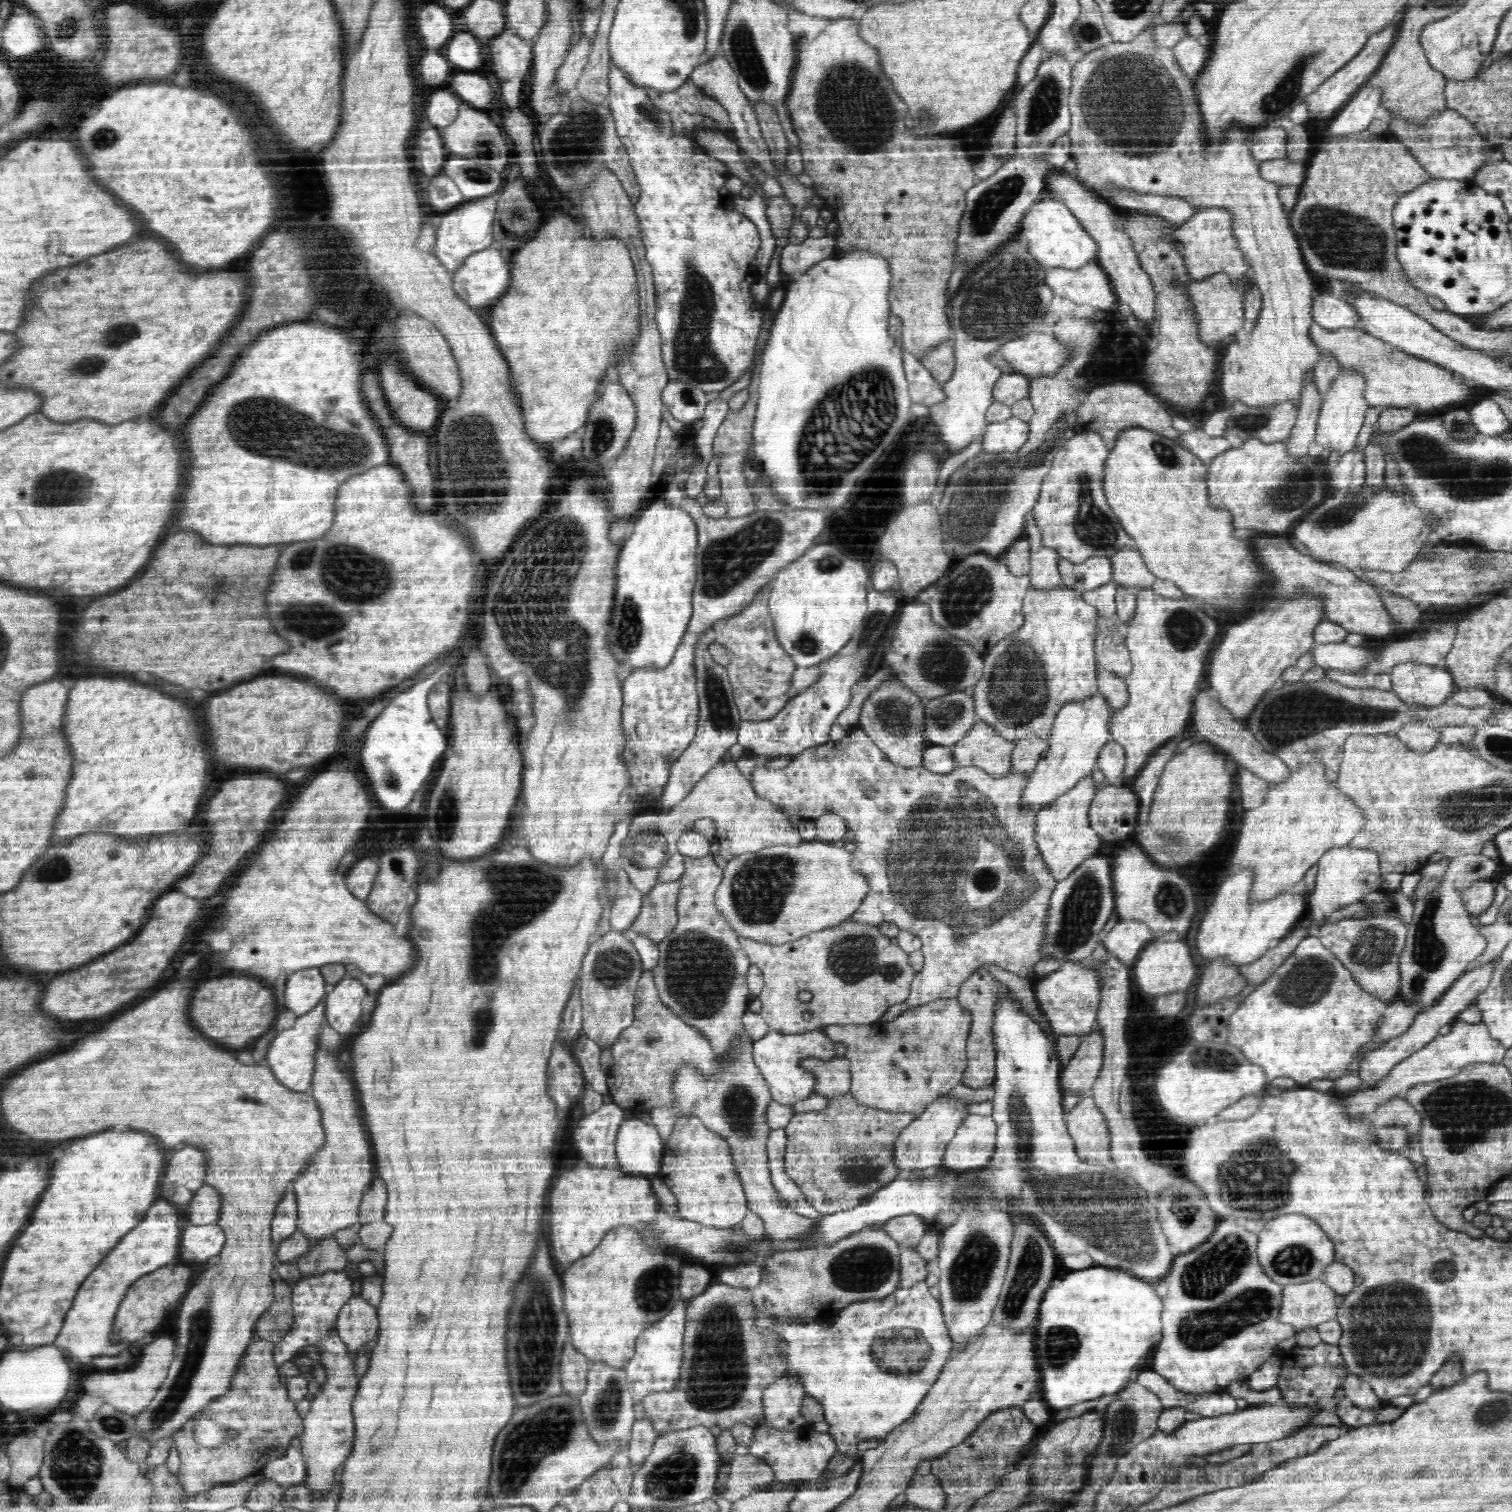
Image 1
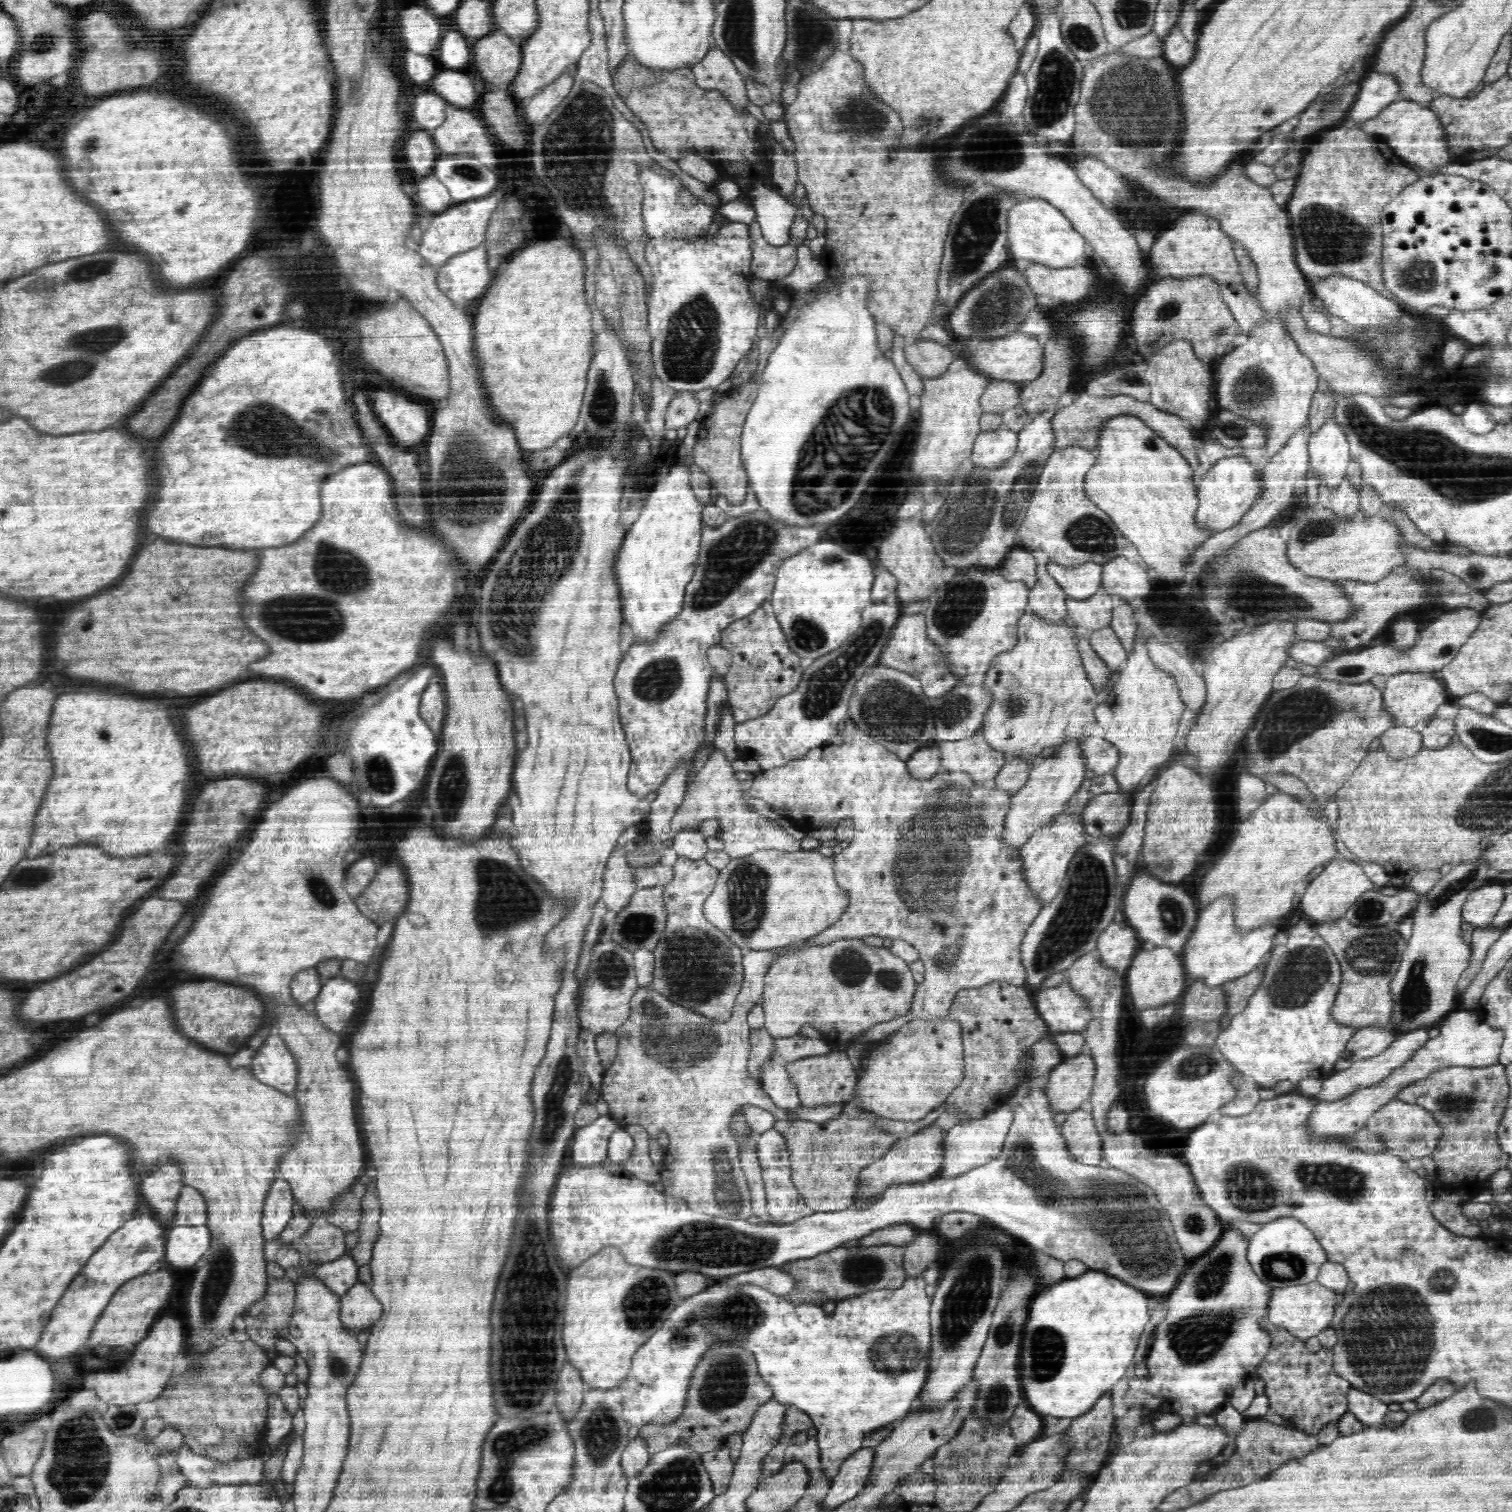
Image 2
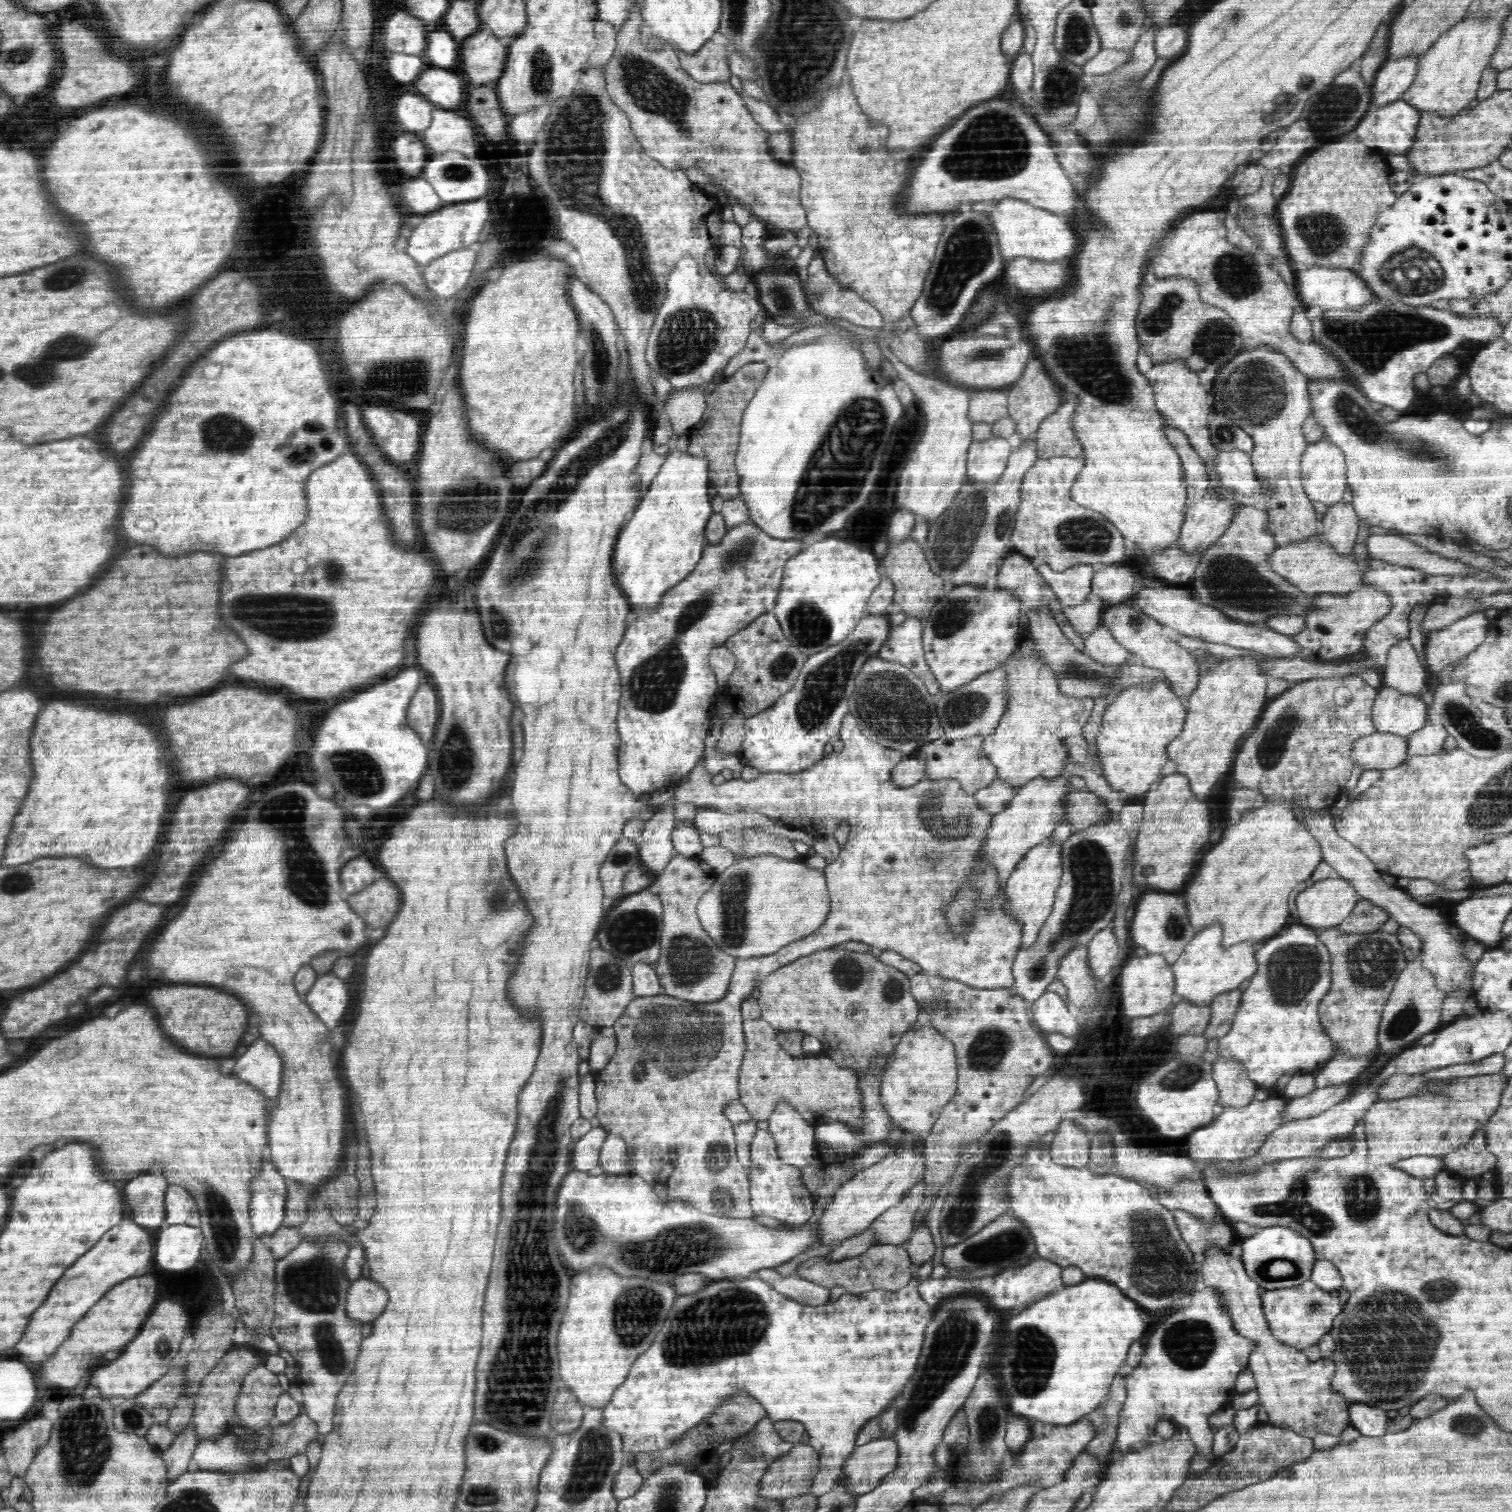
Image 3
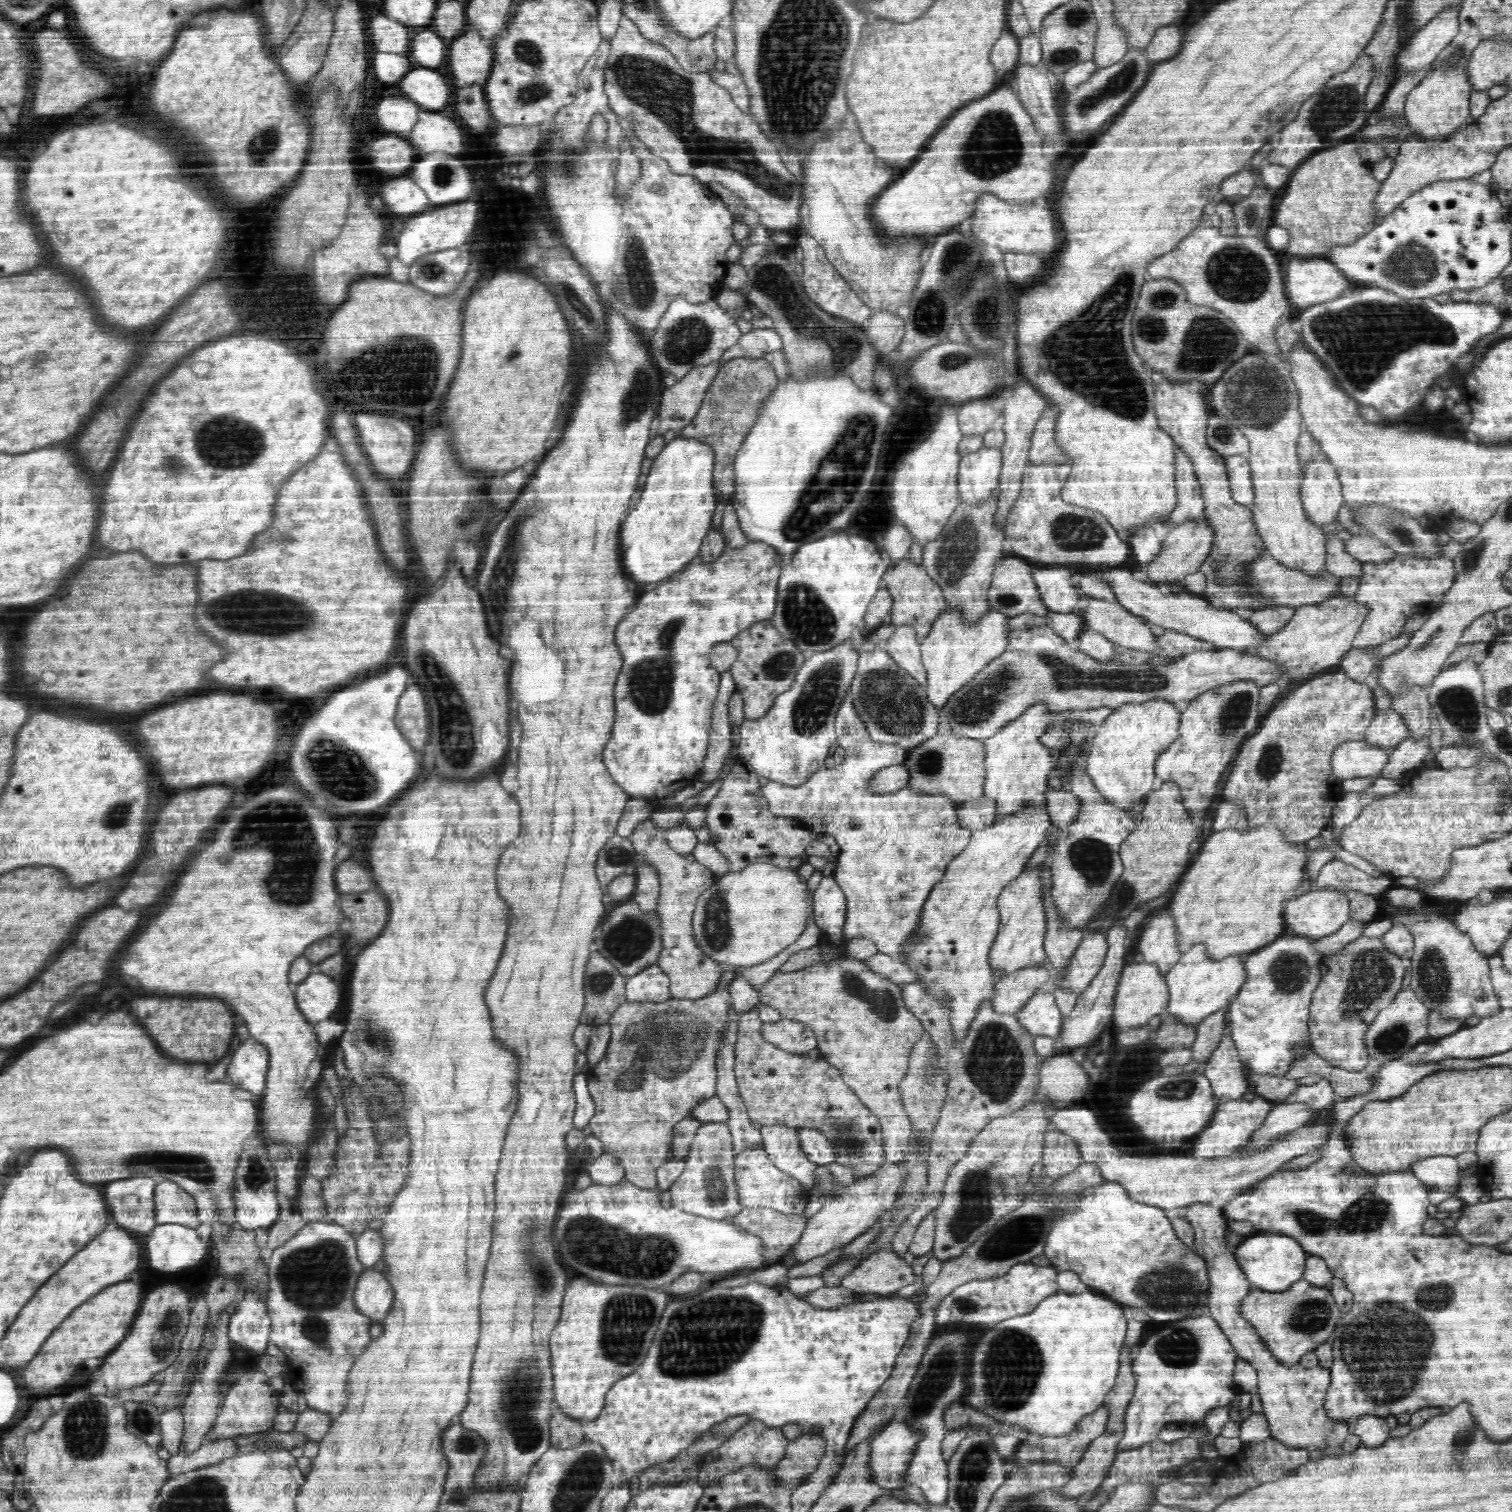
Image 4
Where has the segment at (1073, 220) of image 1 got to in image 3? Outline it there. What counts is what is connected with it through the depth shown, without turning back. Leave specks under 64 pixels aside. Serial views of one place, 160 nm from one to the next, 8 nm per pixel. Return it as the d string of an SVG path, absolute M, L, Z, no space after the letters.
M999 200L988 216L996 233L1001 255L1006 260L1022 256L1041 261L1057 261L1072 256L1078 250L1078 240L1070 230L1066 218L1062 220L1058 214L1036 208L1025 200Z

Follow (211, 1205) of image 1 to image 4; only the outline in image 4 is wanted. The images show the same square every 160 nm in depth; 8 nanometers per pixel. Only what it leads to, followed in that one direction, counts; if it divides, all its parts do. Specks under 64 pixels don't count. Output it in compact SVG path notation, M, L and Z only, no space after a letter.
M160 1181L155 1186L155 1221L158 1225L180 1224L196 1229L197 1204L179 1184Z

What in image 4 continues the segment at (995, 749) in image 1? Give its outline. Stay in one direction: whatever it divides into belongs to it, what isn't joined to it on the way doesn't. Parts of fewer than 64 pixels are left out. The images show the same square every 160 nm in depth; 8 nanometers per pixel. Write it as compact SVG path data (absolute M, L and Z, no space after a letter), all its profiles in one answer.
M954 734L934 735L907 751L904 762L910 775L907 787L924 793L943 793L956 804L980 798L986 776L984 759L985 743L982 740Z

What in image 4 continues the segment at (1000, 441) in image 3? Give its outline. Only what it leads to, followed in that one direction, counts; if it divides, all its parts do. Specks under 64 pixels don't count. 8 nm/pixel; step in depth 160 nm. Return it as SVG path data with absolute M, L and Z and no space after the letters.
M983 447L961 458L957 485L962 503L984 504L996 493L1002 459L1000 447Z

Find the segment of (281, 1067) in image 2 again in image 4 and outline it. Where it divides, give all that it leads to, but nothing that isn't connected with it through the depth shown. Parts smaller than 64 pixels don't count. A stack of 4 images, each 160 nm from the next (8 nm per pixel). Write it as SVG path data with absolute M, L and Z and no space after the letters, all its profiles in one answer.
M255 1038L244 1040L232 1054L226 1078L234 1087L262 1096L267 1082L269 1052Z

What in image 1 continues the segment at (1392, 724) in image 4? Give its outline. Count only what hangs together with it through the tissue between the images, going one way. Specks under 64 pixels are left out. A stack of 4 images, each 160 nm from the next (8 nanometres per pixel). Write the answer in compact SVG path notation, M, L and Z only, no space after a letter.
M1418 662L1396 664L1391 671L1393 691L1406 702L1424 706L1442 704L1454 692L1455 677L1443 664Z

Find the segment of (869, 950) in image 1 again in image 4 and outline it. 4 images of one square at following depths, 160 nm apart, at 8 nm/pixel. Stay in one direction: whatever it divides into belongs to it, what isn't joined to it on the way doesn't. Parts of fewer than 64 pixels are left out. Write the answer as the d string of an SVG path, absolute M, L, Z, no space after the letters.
M844 954L829 964L814 964L793 972L774 974L759 989L759 999L760 1004L775 1008L785 1019L804 1023L815 1032L820 1057L841 1072L847 1085L880 1121L884 1158L888 1162L902 1164L913 1151L914 1140L912 1121L904 1110L898 1086L908 1072L908 1056L912 1046L921 1037L927 1036L919 1017L914 1016L904 1005L902 986L872 972L864 961Z

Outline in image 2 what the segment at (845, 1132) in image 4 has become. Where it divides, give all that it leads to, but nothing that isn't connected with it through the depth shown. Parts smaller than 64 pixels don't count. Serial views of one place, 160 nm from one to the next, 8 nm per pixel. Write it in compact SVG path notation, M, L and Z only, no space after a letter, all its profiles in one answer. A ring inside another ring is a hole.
M765 1027L751 1029L750 1032L751 1055L746 1062L748 1074L756 1083L761 1081L761 1070L766 1062L771 1060L775 1049L773 1048L774 1037ZM832 1048L828 1054L793 1060L786 1063L785 1069L788 1078L797 1089L801 1105L806 1108L848 1103L857 1084L857 1074L850 1057L846 1051L840 1051L838 1048Z

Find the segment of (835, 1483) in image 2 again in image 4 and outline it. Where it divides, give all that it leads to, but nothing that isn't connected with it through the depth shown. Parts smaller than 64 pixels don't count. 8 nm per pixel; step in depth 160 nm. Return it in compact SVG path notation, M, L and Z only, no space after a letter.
M892 1420L872 1437L868 1456L870 1478L885 1490L905 1486L905 1474L920 1436L904 1421Z

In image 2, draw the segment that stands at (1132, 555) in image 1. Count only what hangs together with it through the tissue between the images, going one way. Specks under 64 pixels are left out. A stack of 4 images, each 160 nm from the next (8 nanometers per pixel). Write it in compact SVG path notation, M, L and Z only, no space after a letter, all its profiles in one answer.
M1124 555L1104 563L1102 570L1101 591L1110 596L1114 595L1116 599L1131 601L1138 597L1145 597L1154 591L1154 588L1150 588L1155 583L1148 577L1148 569L1144 569L1136 562L1130 562Z

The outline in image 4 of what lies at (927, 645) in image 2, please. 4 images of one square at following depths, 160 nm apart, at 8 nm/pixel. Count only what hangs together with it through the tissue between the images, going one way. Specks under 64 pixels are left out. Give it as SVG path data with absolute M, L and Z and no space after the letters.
M898 626L891 636L876 644L886 651L904 671L912 675L921 685L927 681L927 673L921 661L922 651L919 638L911 626Z

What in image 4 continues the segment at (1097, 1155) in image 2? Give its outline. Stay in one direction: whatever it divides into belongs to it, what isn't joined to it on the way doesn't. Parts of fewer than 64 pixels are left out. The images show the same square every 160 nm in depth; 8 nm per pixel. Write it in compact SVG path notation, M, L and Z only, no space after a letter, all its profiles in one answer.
M1047 1130L1044 1138L1043 1168L1052 1180L1070 1174L1084 1162L1078 1144L1067 1133Z

